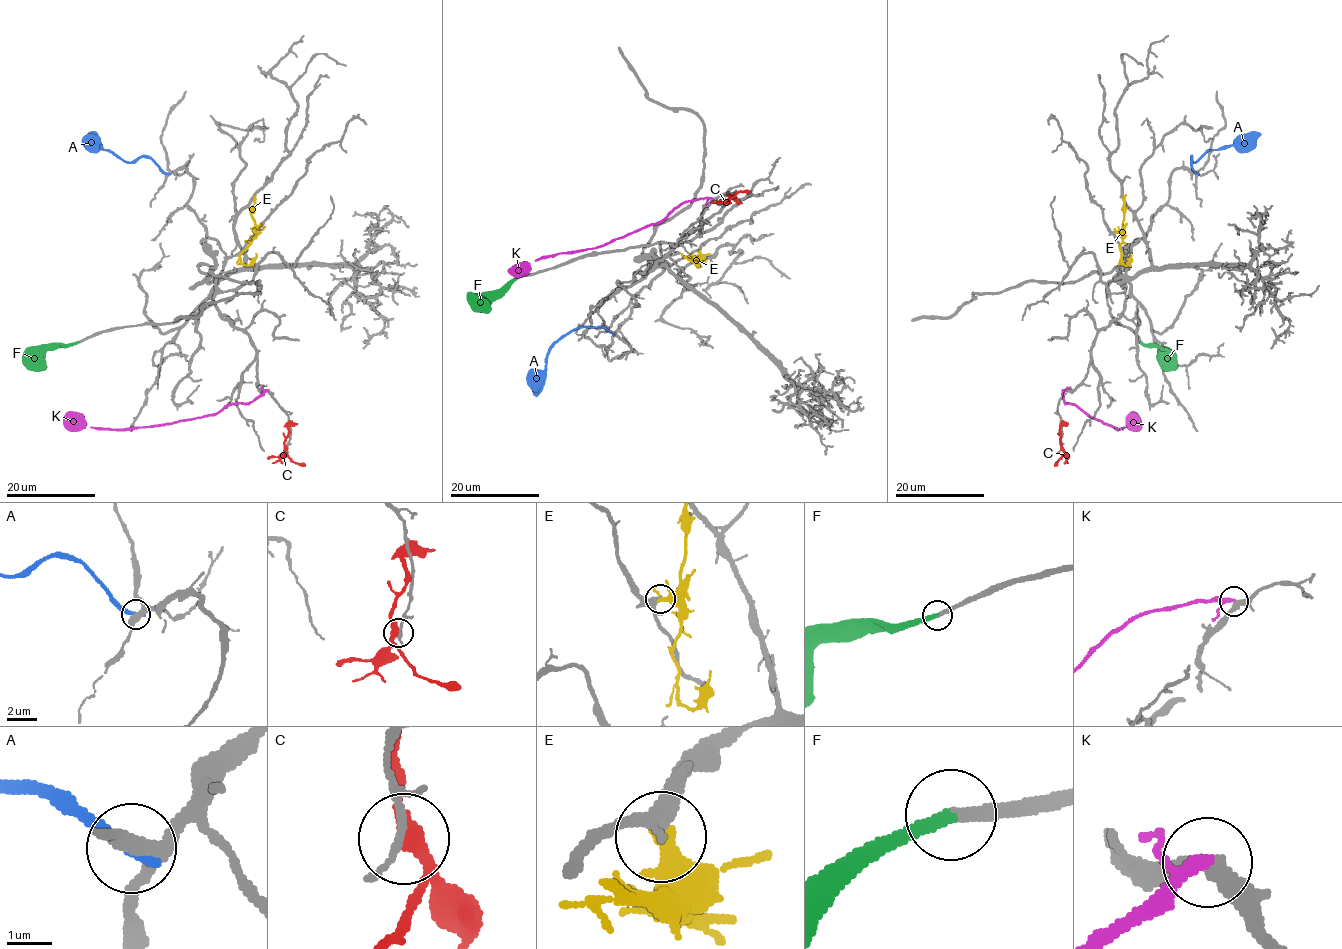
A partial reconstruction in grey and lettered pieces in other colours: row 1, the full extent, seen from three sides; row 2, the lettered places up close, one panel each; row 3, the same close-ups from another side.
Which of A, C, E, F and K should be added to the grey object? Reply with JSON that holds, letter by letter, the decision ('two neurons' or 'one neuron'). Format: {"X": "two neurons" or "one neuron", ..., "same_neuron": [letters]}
{"A": "two neurons", "C": "two neurons", "E": "two neurons", "F": "one neuron", "K": "two neurons", "same_neuron": ["F"]}

